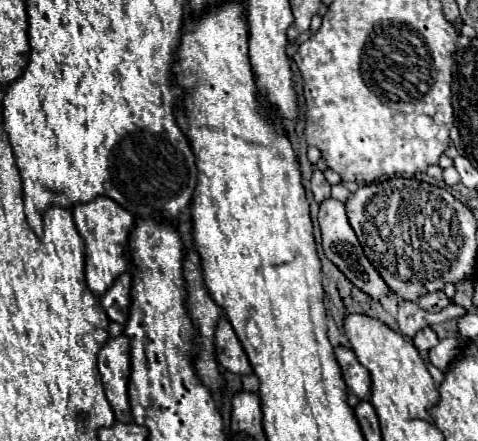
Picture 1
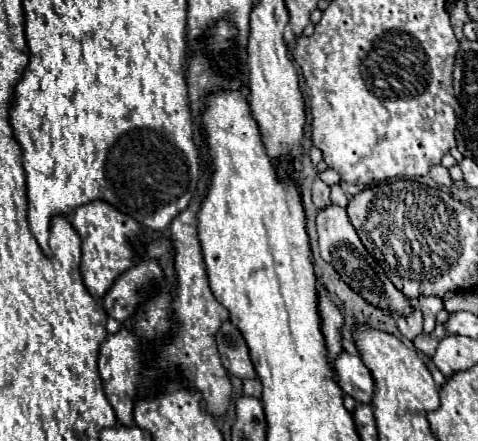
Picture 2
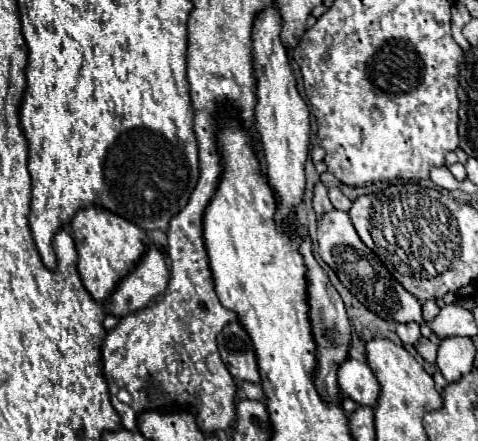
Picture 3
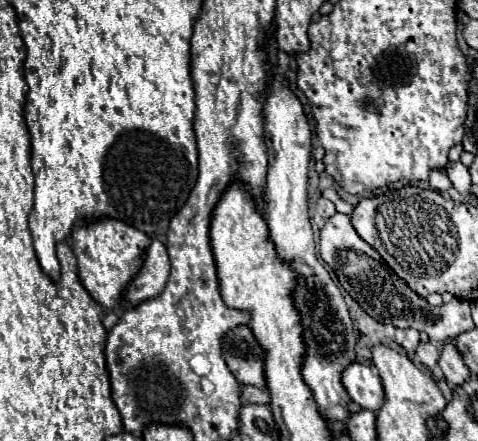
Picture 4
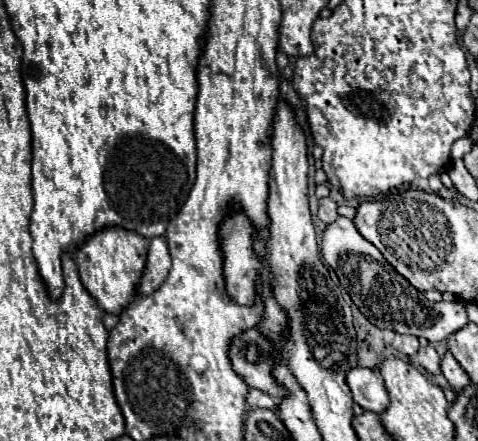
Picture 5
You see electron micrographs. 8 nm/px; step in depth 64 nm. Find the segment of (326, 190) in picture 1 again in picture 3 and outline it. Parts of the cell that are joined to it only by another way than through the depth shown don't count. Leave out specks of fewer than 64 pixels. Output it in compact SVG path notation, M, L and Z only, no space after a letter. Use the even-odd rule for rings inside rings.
M316 184L316 188L314 188L314 210L318 216L334 210L332 202L328 200L328 192L326 192L324 184Z

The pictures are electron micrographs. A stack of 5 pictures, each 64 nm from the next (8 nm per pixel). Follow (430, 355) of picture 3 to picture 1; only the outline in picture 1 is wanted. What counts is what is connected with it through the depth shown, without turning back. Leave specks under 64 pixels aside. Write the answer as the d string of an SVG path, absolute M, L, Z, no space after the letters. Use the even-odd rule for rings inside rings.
M428 326L424 330L420 330L416 336L414 336L414 346L420 350L420 352L428 352L432 350L436 344L438 344L438 336L434 334L434 330Z

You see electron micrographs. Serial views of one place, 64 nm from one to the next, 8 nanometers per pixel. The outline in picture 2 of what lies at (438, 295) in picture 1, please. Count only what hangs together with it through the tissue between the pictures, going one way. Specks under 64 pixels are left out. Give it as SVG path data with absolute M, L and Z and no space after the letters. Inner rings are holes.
M422 296L418 302L420 302L418 308L420 308L422 316L424 316L424 332L432 334L432 330L436 326L436 314L444 308L444 300L436 298L436 296L428 296L428 298Z

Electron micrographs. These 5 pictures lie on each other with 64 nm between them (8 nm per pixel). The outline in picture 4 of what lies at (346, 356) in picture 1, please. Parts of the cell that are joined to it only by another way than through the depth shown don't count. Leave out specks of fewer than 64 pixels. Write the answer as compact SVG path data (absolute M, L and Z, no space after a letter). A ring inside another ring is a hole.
M352 362L344 374L342 384L348 390L350 398L366 410L378 412L384 404L384 388L380 376L366 364Z

